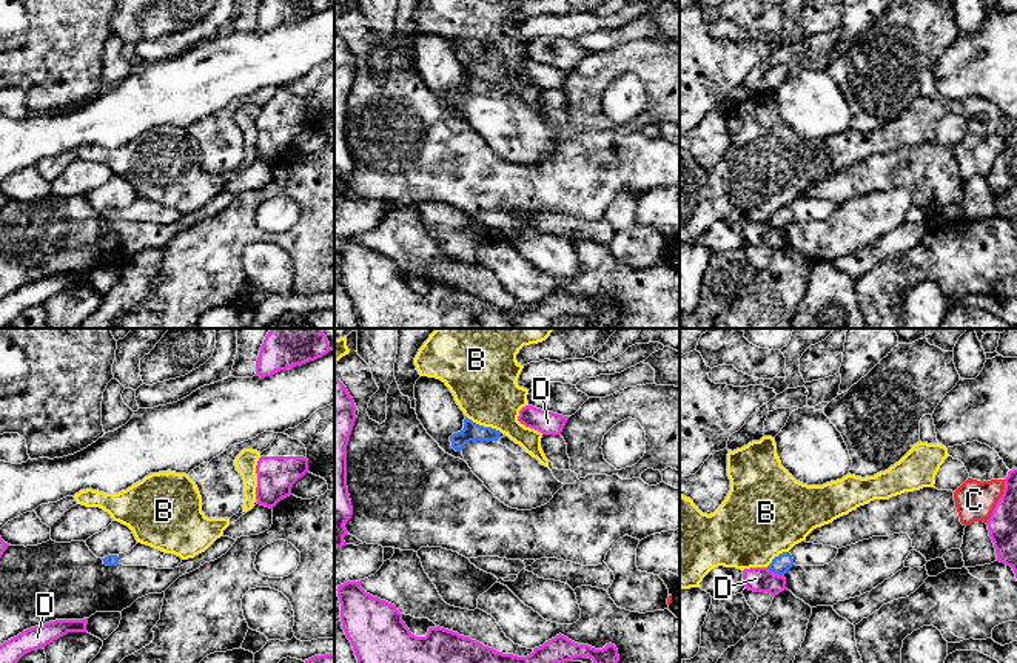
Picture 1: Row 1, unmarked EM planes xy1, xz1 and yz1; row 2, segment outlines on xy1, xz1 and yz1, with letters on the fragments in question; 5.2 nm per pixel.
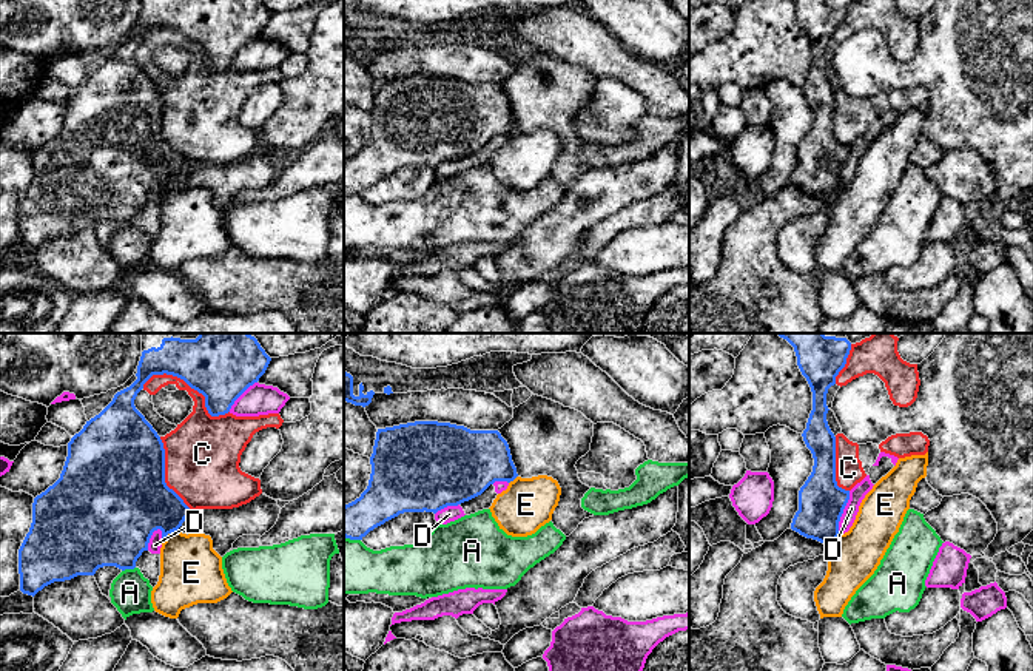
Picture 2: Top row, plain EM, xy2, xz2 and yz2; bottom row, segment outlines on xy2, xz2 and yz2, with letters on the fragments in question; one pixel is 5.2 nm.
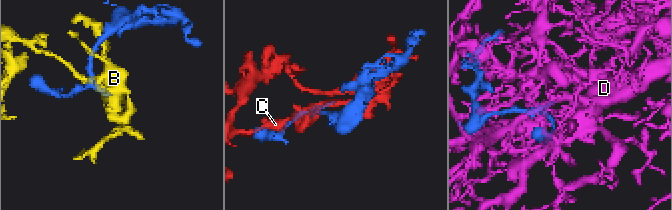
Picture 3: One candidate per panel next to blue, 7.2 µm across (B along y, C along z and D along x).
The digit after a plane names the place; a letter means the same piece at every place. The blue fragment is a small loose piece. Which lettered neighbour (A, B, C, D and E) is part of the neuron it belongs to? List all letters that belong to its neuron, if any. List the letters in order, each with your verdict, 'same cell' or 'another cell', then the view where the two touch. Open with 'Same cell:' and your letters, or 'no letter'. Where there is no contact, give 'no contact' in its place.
Same cell: no letter
A: another cell | xy2
B: another cell | xz1
C: another cell | xy2
D: another cell | yz2
E: another cell | xy2

